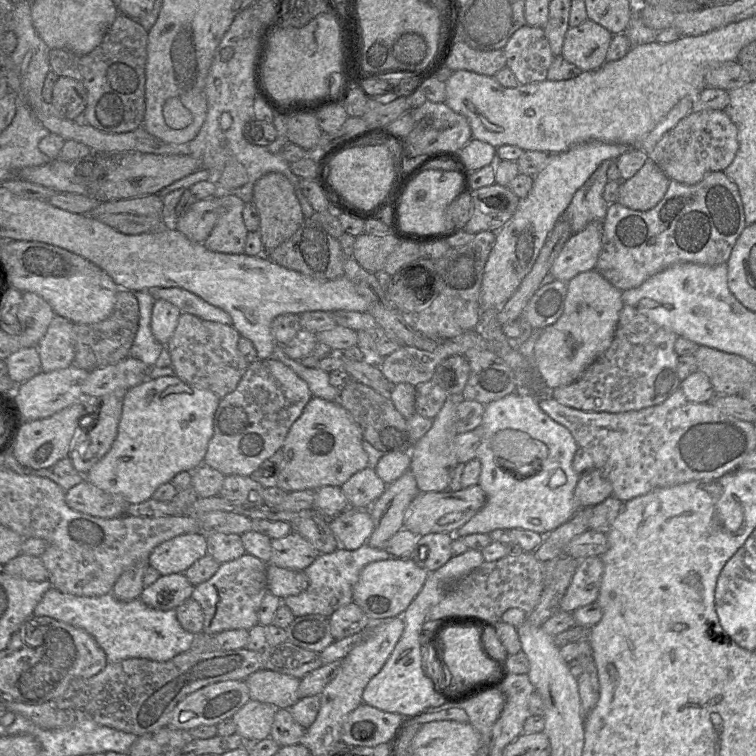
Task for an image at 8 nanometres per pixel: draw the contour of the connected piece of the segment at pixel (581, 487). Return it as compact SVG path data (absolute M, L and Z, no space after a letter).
M598 469L580 475L574 490L574 496L581 507L594 506L611 497L613 487Z

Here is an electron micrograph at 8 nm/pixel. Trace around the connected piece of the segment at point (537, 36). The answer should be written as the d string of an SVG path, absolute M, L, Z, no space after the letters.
M524 25L504 47L507 66L520 84L543 81L553 62L549 41L541 27Z

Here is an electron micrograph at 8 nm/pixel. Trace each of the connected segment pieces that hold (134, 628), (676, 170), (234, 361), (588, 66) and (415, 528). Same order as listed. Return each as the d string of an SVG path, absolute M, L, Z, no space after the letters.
M51 587L34 608L33 615L51 617L85 630L103 649L108 663L129 658L164 662L188 651L195 637L181 626L175 609L157 610L145 605L140 598L119 601L111 593L86 597L62 593Z
M724 110L691 111L675 127L667 131L648 154L668 178L687 185L698 183L703 177L715 171L724 171L734 160L739 148L736 125Z
M182 313L174 334L166 345L171 357L171 367L179 378L223 398L237 388L251 364L238 349L240 337L233 325L207 321L189 313Z
M589 19L577 27L568 28L561 56L583 72L600 68L606 62L606 54L613 34Z
M472 485L459 491L420 492L405 511L404 528L418 536L430 533L455 532L467 523L485 504L486 495L482 488Z

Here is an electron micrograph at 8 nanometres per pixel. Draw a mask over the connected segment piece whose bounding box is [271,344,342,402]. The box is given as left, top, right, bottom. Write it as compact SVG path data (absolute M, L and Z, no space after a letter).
M276 344L271 358L281 361L291 368L309 386L313 397L339 402L342 387L334 387L329 382L329 373L318 368L308 368L298 360L288 357L284 352L286 344Z

